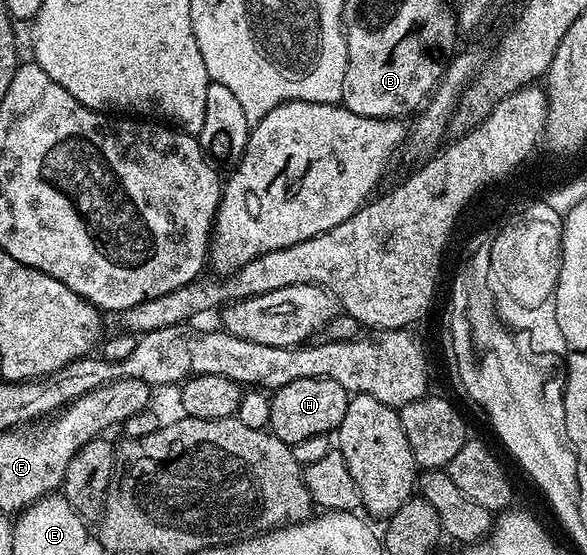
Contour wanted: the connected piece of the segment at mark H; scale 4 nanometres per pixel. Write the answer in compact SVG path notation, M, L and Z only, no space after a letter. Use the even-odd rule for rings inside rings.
M299 380L275 389L270 399L267 427L282 442L297 446L296 444L304 444L315 436L324 436L327 432L335 433L342 418L346 418L350 394L333 380Z

